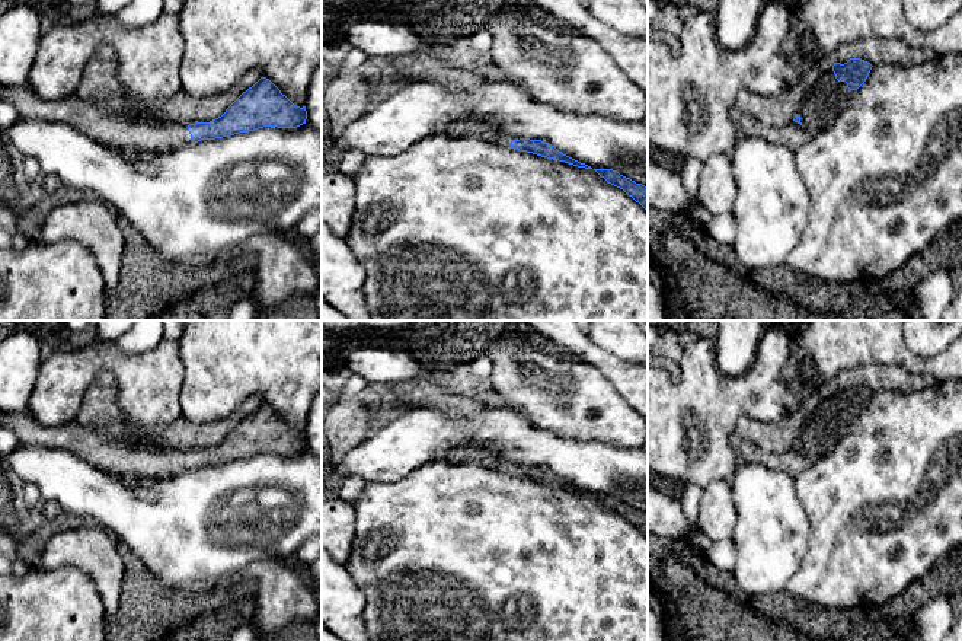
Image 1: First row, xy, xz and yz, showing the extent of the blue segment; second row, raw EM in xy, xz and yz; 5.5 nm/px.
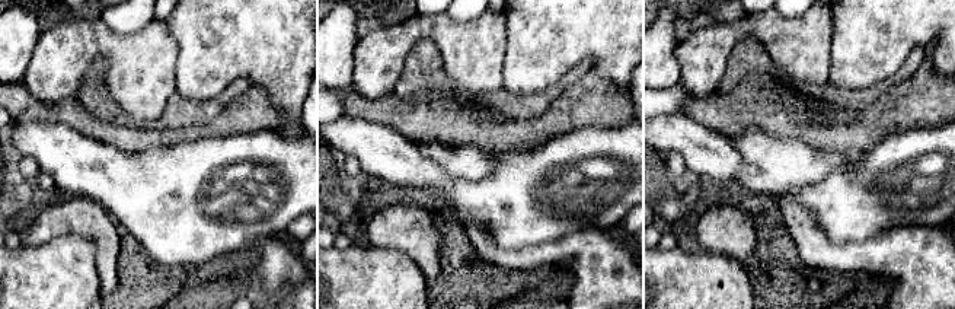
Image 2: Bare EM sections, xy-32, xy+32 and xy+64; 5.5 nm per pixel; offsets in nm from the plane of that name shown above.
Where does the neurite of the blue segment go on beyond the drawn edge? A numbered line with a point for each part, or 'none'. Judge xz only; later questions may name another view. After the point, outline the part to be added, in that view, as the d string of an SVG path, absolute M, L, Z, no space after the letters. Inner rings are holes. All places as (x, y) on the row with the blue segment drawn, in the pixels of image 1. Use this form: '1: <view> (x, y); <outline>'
1: xz (470, 127); M474 117L451 122L442 134L450 137L479 137L482 140L501 146L509 146L511 141L515 140L504 131L499 131L496 128L488 128Z

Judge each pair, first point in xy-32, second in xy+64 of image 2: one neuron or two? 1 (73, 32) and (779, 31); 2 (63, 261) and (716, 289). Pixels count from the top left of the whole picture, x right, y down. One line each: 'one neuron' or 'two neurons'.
1: one neuron
2: one neuron

